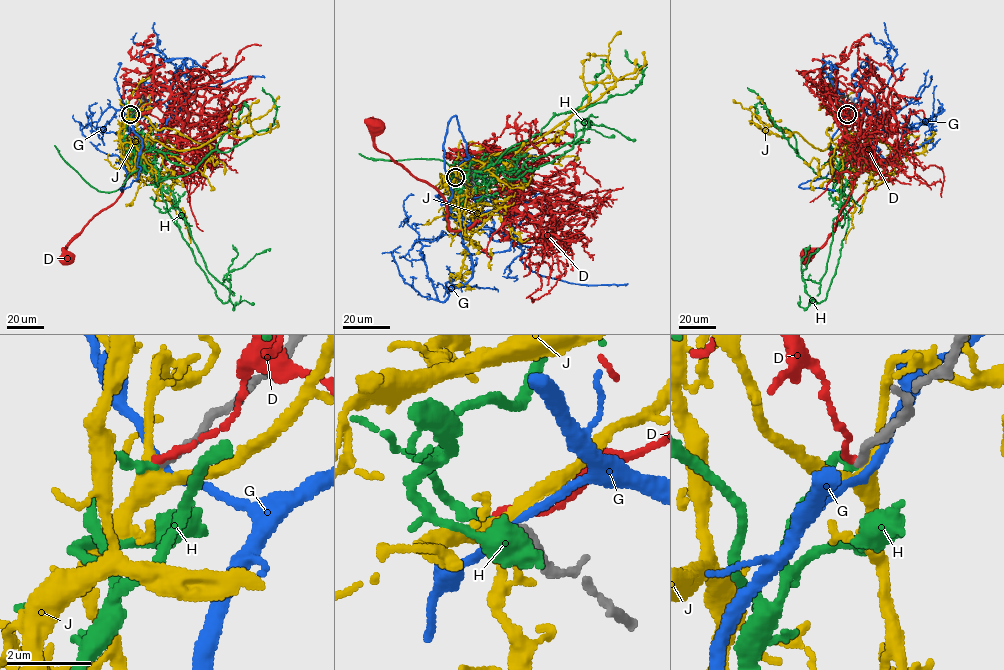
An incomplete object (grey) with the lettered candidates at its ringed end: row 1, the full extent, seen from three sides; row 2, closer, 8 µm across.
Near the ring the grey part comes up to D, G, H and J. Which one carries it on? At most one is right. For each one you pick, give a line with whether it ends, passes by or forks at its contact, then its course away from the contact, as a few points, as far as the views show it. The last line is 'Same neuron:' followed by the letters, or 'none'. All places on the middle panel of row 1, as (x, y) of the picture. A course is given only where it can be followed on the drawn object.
H: It ends there. Its course: (456, 177), (492, 176), (498, 169), (516, 179), (573, 147), (583, 134), (579, 119), (635, 140)
Same neuron: H

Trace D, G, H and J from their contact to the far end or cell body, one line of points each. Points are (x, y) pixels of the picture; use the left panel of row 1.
D: (130, 114), (145, 88), (138, 119), (160, 135), (163, 149), (127, 179), (121, 194), (67, 245), (67, 257)
G: (130, 114), (141, 169), (121, 190), (142, 143), (121, 110), (94, 131), (89, 106), (97, 103)
H: (130, 114), (124, 141), (157, 180), (170, 217), (223, 303), (229, 299), (227, 273), (270, 248)
J: (130, 114), (119, 138), (132, 171), (147, 134), (177, 150), (224, 132), (251, 136), (249, 108), (259, 100)

